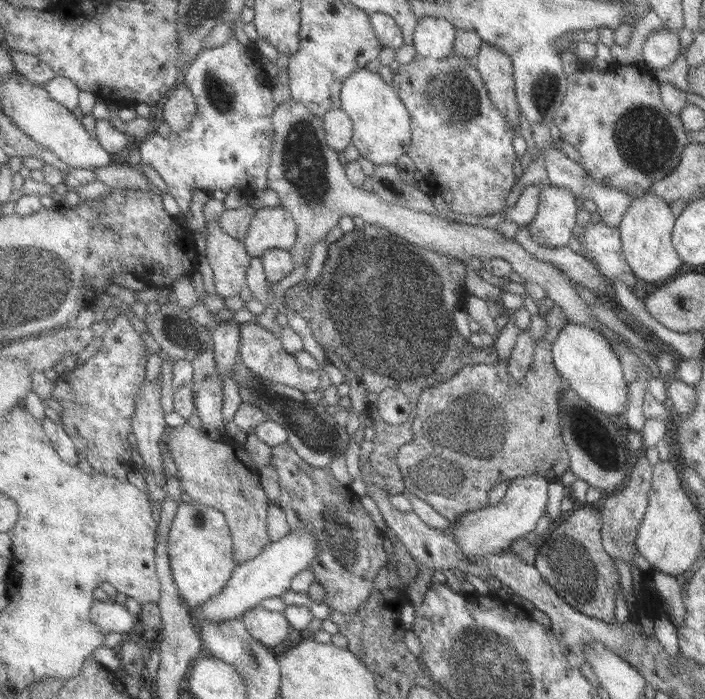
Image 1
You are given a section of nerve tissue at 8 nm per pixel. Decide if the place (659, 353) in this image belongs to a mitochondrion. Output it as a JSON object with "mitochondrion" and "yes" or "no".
{"mitochondrion":"no"}

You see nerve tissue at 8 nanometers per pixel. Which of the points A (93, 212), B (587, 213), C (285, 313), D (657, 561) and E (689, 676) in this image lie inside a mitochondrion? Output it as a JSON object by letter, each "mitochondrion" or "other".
{"A":"other","B":"other","C":"other","D":"other","E":"mitochondrion"}

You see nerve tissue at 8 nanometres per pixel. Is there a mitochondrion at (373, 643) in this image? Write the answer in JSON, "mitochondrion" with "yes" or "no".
{"mitochondrion":"no"}

